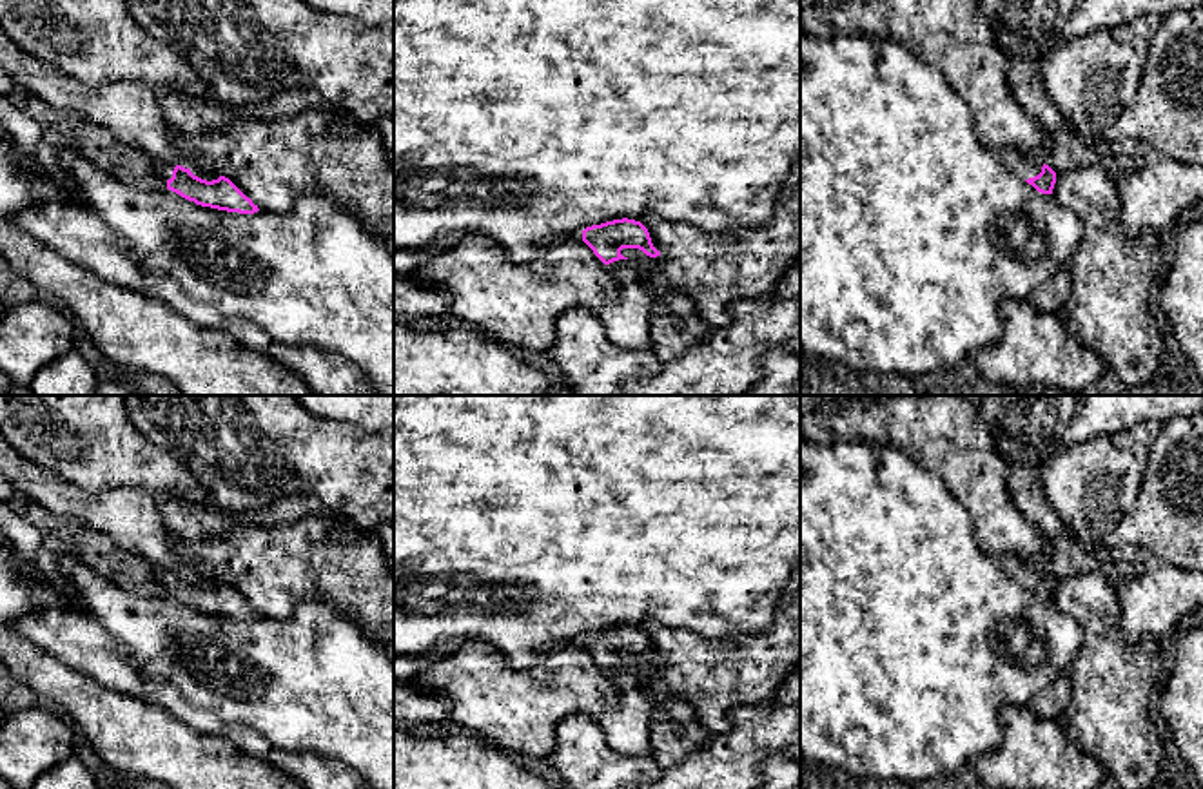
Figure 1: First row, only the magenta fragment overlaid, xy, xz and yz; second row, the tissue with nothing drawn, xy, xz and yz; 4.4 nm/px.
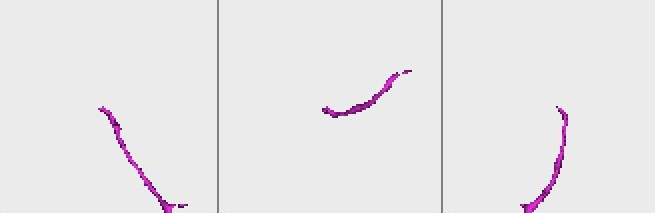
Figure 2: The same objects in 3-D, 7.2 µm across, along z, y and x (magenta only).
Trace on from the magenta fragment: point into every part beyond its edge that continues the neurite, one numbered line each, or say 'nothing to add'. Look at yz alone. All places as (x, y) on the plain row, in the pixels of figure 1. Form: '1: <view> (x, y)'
1: yz (1024, 574)

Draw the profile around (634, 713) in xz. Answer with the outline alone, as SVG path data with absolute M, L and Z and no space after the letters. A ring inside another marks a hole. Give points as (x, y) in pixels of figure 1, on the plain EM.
M635 667L606 671L617 693L617 706L595 716L606 742L622 755L651 756L653 695L641 684Z

